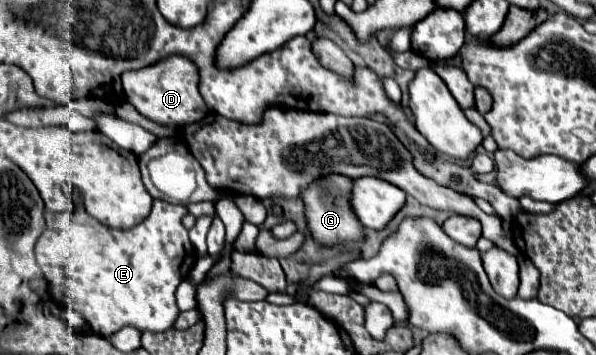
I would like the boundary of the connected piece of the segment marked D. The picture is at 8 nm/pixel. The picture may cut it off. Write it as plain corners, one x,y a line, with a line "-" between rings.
170,56
152,66
122,74
122,86
128,96
128,102
142,116
162,126
184,126
190,122
200,122
208,114
204,98
198,90
198,82
198,68
186,56

